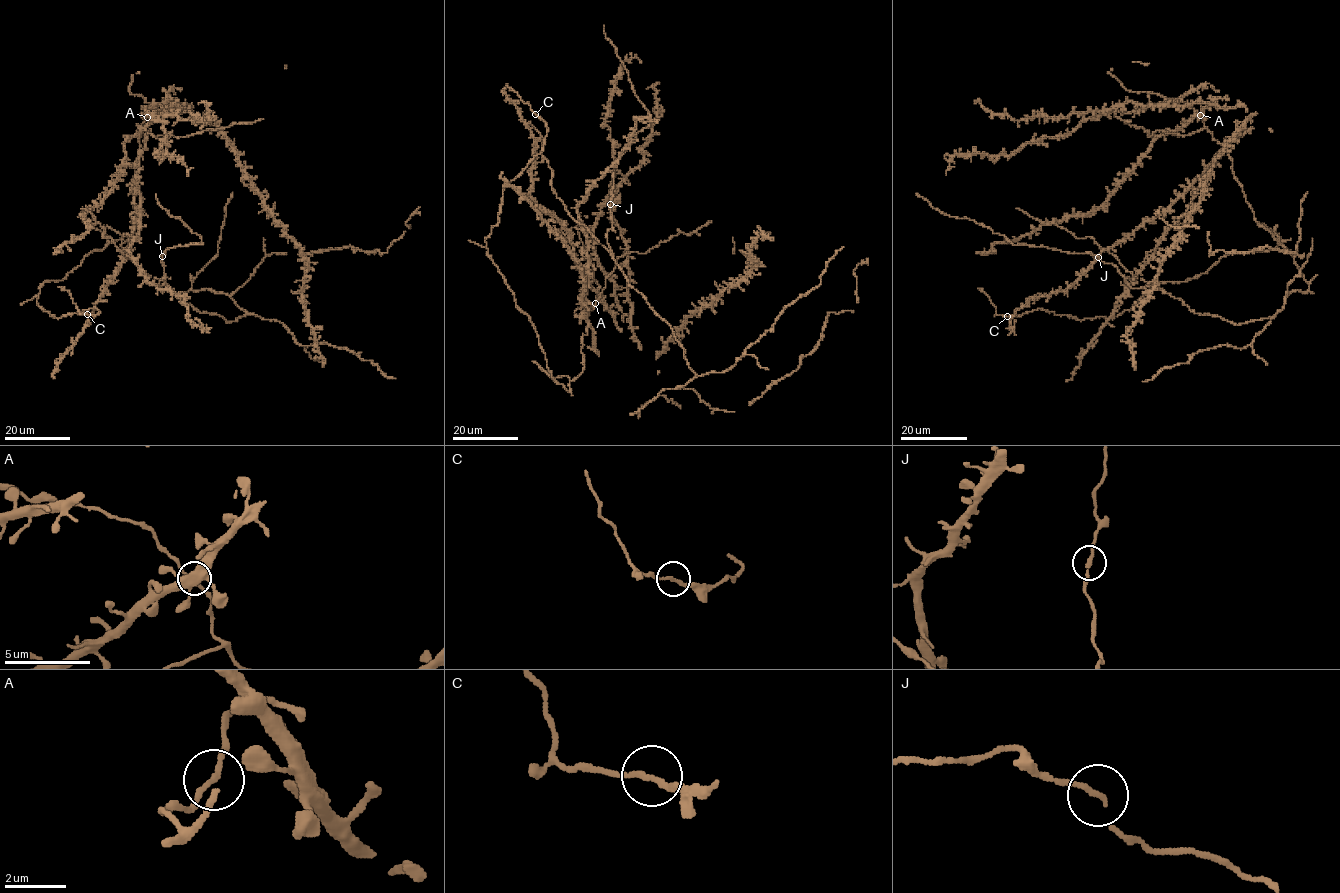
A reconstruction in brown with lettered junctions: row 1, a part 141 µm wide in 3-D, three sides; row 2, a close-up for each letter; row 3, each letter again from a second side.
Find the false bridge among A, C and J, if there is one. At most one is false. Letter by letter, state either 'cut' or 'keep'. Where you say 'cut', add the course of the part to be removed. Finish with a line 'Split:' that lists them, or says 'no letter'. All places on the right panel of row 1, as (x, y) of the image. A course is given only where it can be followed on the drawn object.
A: keep
C: keep
J: keep
Split: no letter

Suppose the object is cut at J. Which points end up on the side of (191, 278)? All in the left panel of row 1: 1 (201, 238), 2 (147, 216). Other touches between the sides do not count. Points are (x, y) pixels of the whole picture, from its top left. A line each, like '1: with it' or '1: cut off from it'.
1: cut off from it
2: with it

